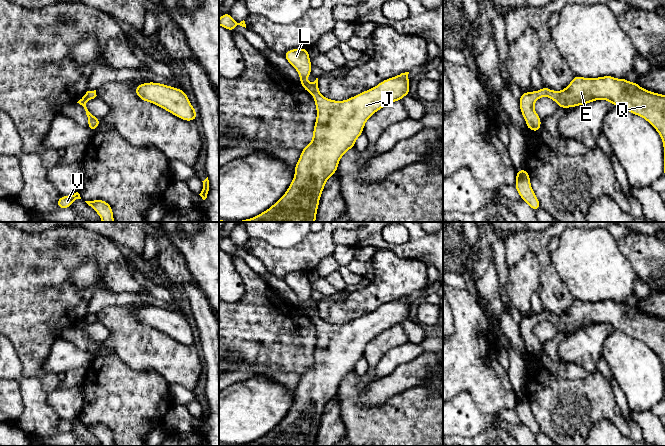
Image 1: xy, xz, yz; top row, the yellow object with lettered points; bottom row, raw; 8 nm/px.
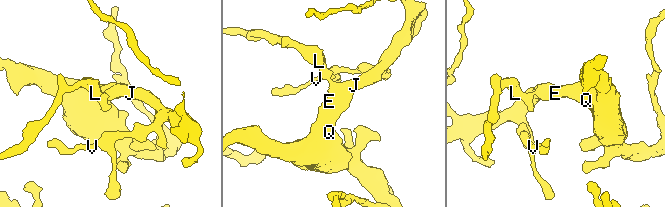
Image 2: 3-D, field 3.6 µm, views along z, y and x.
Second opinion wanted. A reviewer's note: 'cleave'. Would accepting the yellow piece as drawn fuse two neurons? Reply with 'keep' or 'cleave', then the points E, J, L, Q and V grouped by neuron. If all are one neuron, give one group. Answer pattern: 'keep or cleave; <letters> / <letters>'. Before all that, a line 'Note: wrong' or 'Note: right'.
Note: wrong
keep; E J L Q V

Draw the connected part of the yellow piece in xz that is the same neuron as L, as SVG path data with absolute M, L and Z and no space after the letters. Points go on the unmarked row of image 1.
M290 273L285 276L284 281L286 284L297 294L300 300L300 309L309 316L313 321L317 334L317 341L313 354L312 365L301 374L301 380L295 389L295 399L285 418L269 433L261 438L242 445L224 445L219 446L315 446L320 420L325 411L326 405L337 396L337 391L341 381L346 375L355 371L357 362L363 357L363 352L366 345L378 334L395 326L400 325L404 320L409 319L410 305L408 304L409 296L401 297L390 303L385 303L374 312L366 314L344 325L334 325L325 322L319 317L318 302L313 307L307 307L306 302L311 297L311 285L308 278L308 273Z

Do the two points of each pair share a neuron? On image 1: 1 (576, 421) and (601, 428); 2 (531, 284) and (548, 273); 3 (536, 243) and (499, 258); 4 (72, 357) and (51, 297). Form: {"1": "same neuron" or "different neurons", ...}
{"1": "different neurons", "2": "different neurons", "3": "different neurons", "4": "different neurons"}

